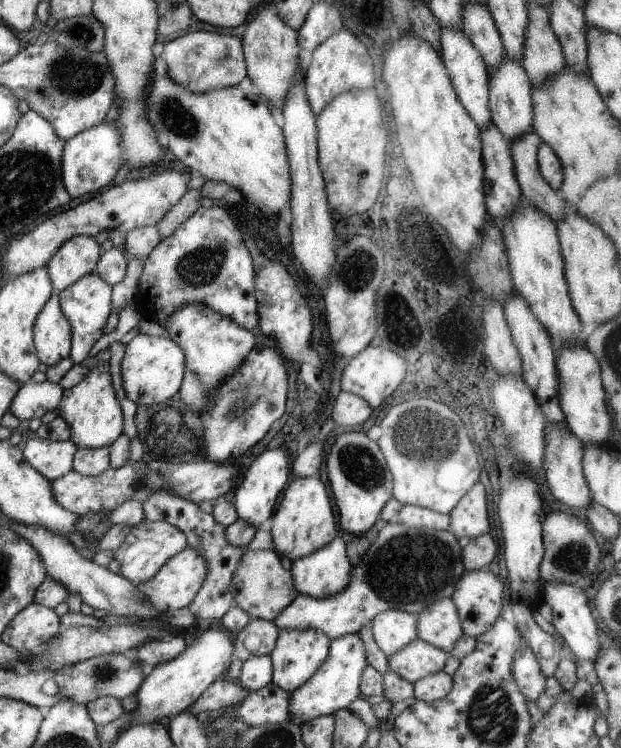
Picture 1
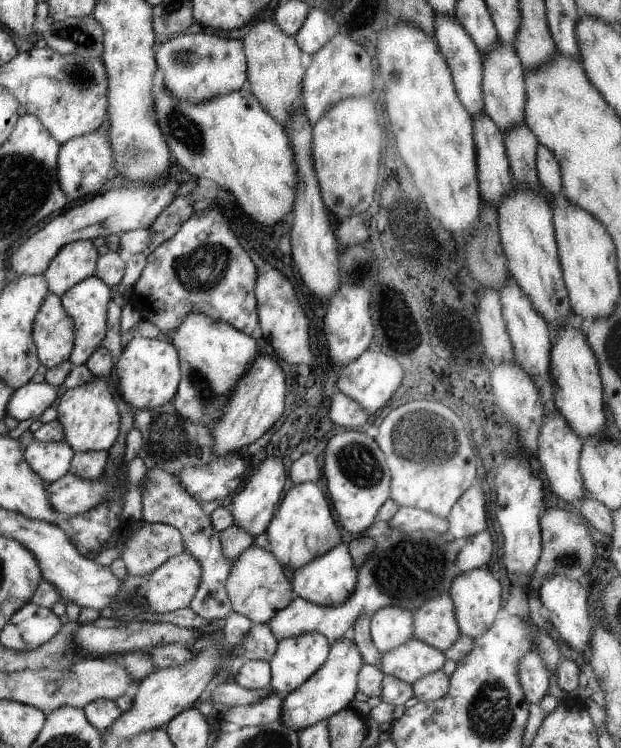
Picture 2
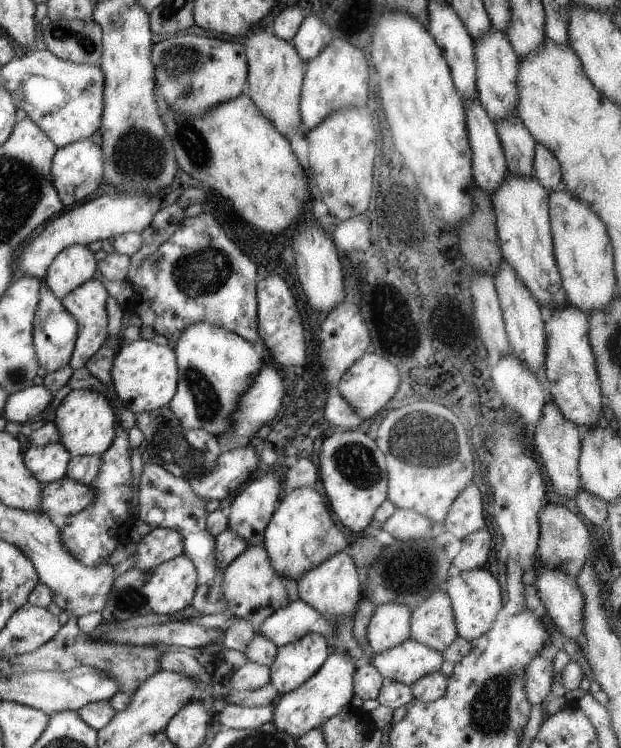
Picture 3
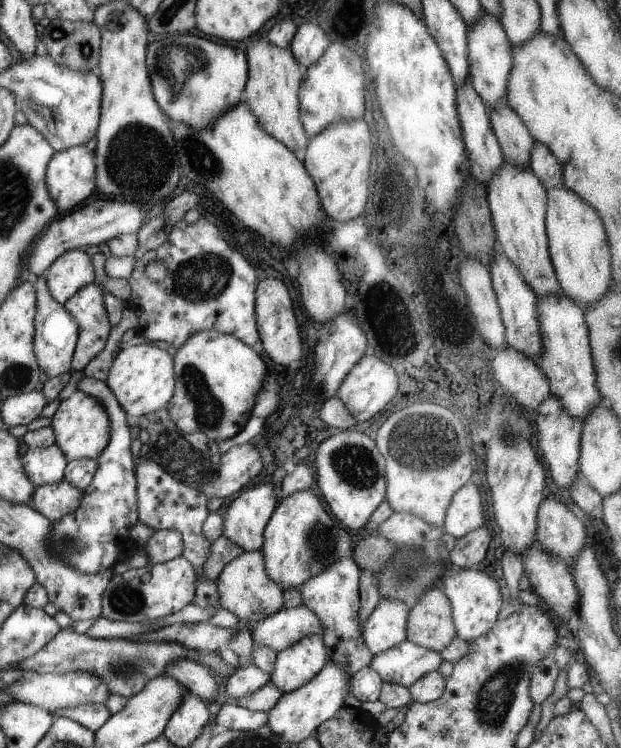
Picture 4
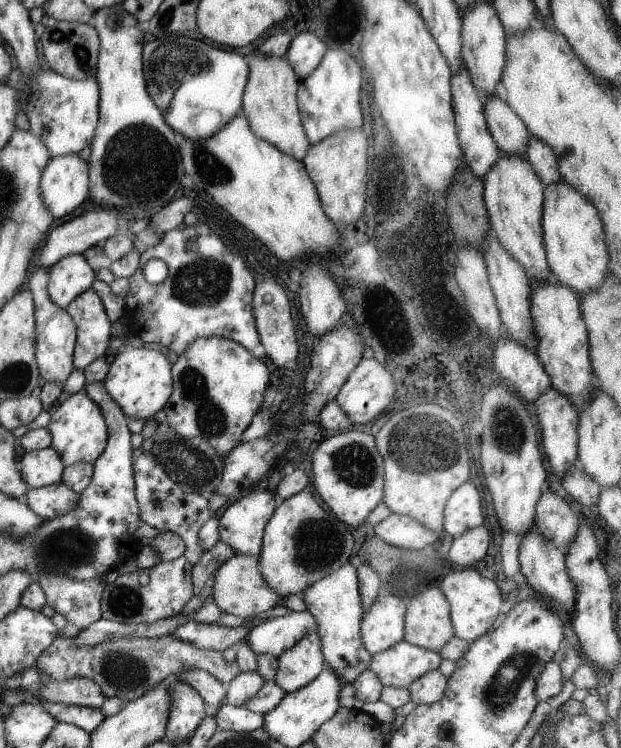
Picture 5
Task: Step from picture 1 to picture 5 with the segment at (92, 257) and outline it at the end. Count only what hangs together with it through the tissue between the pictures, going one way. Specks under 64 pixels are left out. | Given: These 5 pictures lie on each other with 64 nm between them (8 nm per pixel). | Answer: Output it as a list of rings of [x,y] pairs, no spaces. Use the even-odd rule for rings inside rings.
[[[65,255],[48,268],[47,294],[49,300],[59,308],[67,308],[73,298],[93,284],[95,271],[81,255]]]

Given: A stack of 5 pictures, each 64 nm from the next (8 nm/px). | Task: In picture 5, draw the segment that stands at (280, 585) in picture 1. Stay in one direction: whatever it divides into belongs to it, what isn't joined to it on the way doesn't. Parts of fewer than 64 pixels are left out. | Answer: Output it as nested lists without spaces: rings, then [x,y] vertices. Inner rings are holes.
[[[258,554],[229,556],[216,571],[211,598],[223,613],[243,618],[248,623],[273,614],[275,604],[281,599],[262,578]]]

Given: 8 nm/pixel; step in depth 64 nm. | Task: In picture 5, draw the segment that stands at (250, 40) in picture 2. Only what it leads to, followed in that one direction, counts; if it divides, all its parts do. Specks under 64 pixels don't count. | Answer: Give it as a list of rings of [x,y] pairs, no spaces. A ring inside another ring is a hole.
[[[254,52],[241,98],[241,110],[242,115],[249,120],[249,126],[257,138],[275,146],[293,160],[302,162],[310,144],[301,126],[297,106],[296,92],[299,82],[293,68],[287,64],[285,55],[277,58],[277,56]]]

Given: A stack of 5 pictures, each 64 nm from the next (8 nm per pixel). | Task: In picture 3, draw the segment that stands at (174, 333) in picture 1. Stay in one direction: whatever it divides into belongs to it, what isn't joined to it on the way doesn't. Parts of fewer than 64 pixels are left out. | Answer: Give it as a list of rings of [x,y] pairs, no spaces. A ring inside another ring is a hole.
[[[207,322],[189,324],[177,338],[173,350],[177,363],[177,384],[175,394],[167,404],[169,410],[183,428],[201,429],[219,437],[229,430],[229,416],[235,410],[239,396],[259,372],[264,359],[255,354],[251,342]]]

